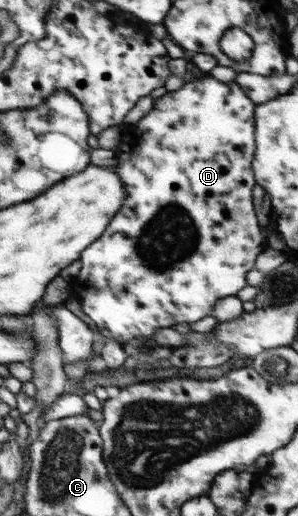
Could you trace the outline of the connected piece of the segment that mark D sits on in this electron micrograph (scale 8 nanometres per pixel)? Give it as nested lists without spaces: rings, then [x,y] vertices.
[[[201,78],[196,82],[188,82],[181,90],[170,91],[160,99],[153,102],[152,109],[139,119],[136,130],[125,135],[122,147],[117,151],[119,164],[116,170],[120,173],[124,184],[127,185],[127,198],[123,209],[108,225],[107,231],[92,243],[81,256],[82,267],[80,272],[68,281],[73,288],[73,297],[80,303],[80,309],[99,329],[105,338],[112,338],[119,342],[130,342],[134,338],[145,338],[152,343],[154,330],[158,326],[171,327],[174,324],[198,322],[206,316],[212,316],[216,302],[226,296],[234,296],[240,288],[246,286],[244,274],[252,268],[254,258],[262,252],[262,234],[258,230],[254,218],[254,204],[250,198],[250,190],[254,186],[252,180],[252,144],[254,144],[254,118],[252,110],[254,103],[248,96],[240,94],[242,90],[234,84],[222,84],[216,78]]]

